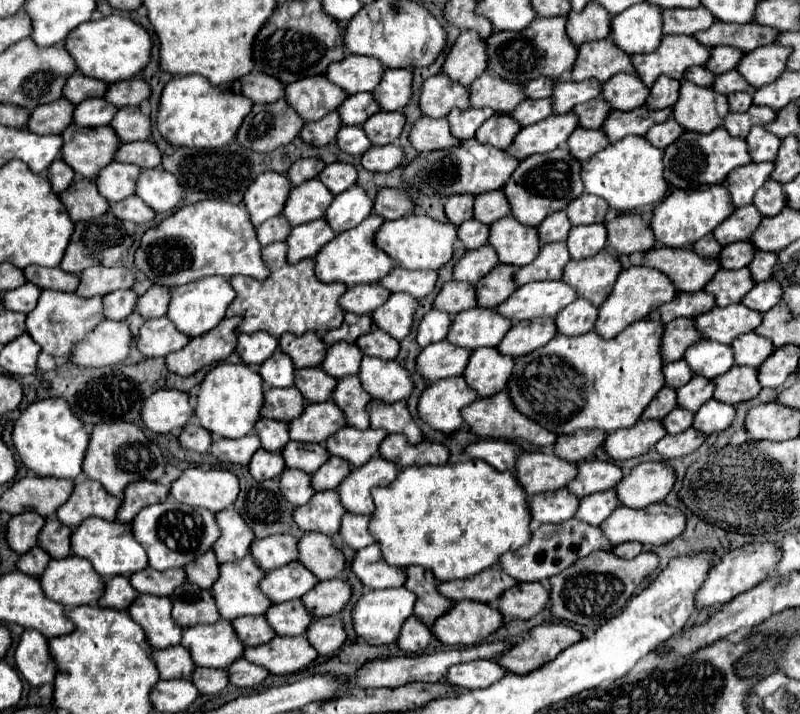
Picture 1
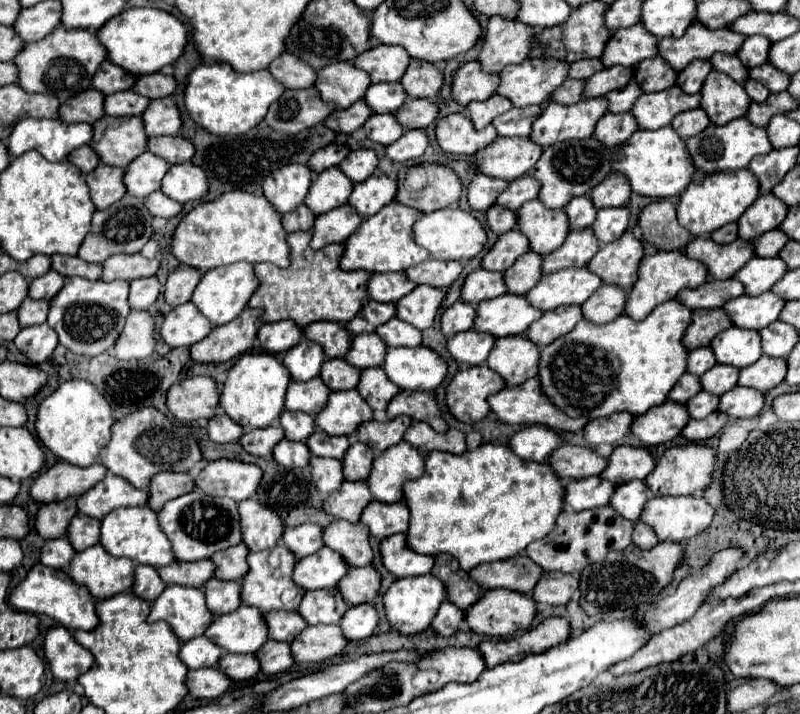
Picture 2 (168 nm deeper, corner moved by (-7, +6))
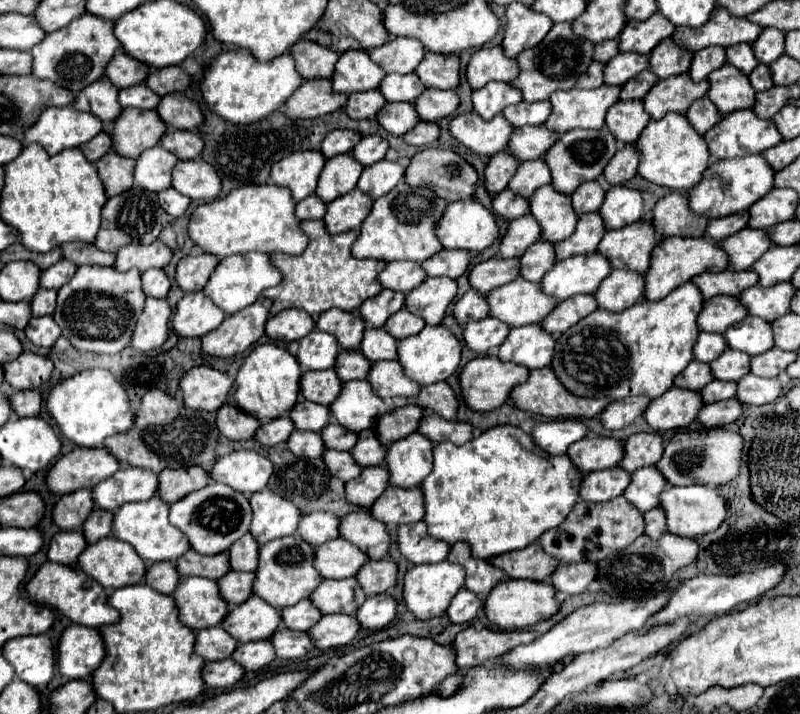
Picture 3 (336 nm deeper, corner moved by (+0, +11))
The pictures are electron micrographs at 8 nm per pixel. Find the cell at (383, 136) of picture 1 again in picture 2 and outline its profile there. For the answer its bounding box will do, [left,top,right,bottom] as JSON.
[397,99,437,129]

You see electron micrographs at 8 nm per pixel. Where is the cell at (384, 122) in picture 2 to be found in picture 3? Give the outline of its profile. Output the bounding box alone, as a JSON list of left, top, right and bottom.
[378,102,420,136]

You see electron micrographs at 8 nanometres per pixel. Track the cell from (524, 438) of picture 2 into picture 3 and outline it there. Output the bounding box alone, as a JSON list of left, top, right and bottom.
[530,420,588,454]

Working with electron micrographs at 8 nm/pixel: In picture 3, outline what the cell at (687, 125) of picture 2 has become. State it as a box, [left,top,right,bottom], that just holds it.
[686,96,722,132]

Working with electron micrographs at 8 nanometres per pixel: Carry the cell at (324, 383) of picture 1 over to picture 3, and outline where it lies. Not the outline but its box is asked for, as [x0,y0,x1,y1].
[336,350,372,382]

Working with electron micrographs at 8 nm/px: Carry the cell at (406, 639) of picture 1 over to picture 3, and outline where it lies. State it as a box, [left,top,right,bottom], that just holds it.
[446,588,484,624]

